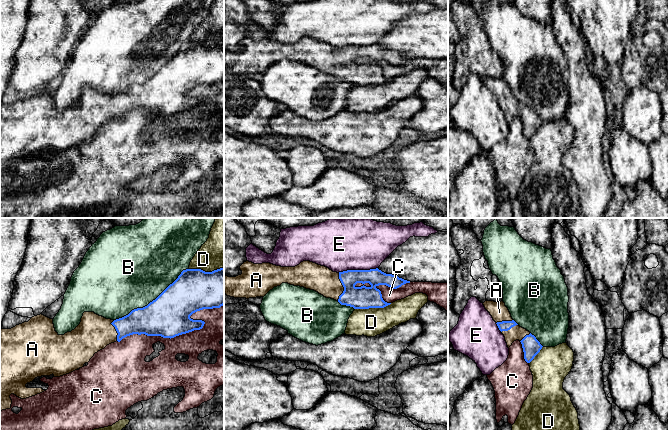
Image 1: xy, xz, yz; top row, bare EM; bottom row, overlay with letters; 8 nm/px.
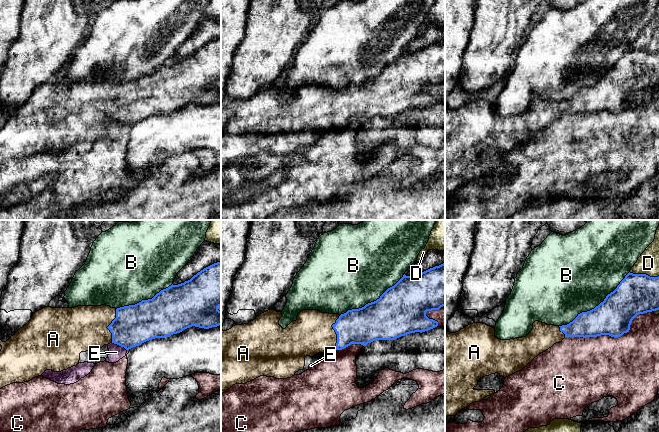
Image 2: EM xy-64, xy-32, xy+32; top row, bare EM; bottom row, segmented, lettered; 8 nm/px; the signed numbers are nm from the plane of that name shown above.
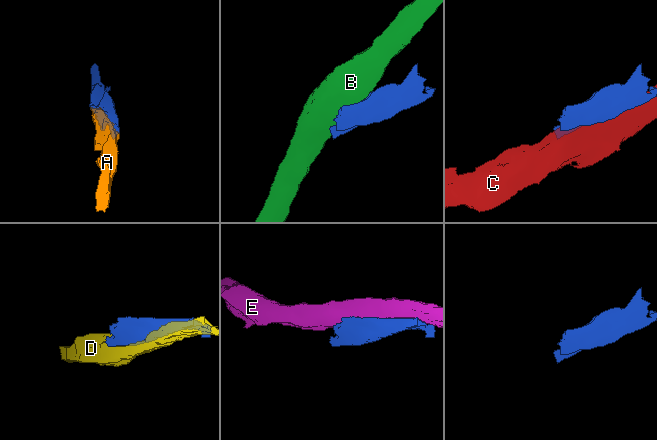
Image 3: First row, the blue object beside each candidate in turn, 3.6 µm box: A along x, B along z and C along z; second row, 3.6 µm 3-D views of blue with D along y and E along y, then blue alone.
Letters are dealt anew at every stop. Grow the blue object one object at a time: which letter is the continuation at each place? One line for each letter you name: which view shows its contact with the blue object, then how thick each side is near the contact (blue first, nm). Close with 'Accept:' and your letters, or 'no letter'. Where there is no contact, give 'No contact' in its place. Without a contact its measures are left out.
A: Touches blue in xz. Thickness 180 nm (blue) against 220 nm
Accept: A

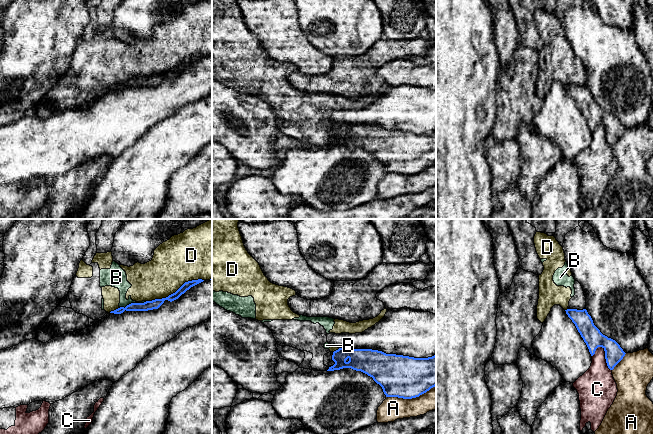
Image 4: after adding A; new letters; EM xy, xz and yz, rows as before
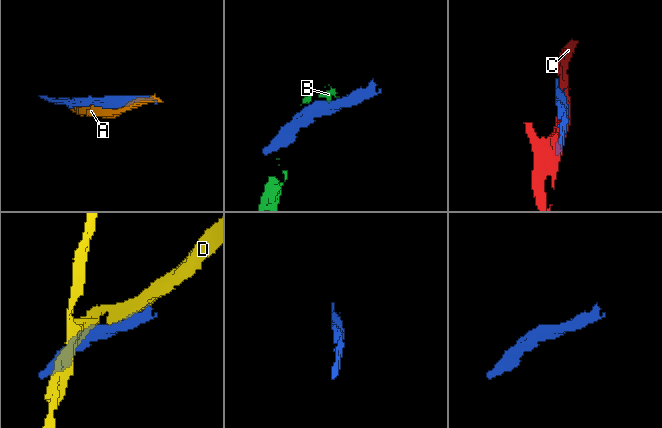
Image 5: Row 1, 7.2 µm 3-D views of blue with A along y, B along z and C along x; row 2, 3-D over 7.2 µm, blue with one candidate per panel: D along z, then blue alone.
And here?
Accept: no letter

